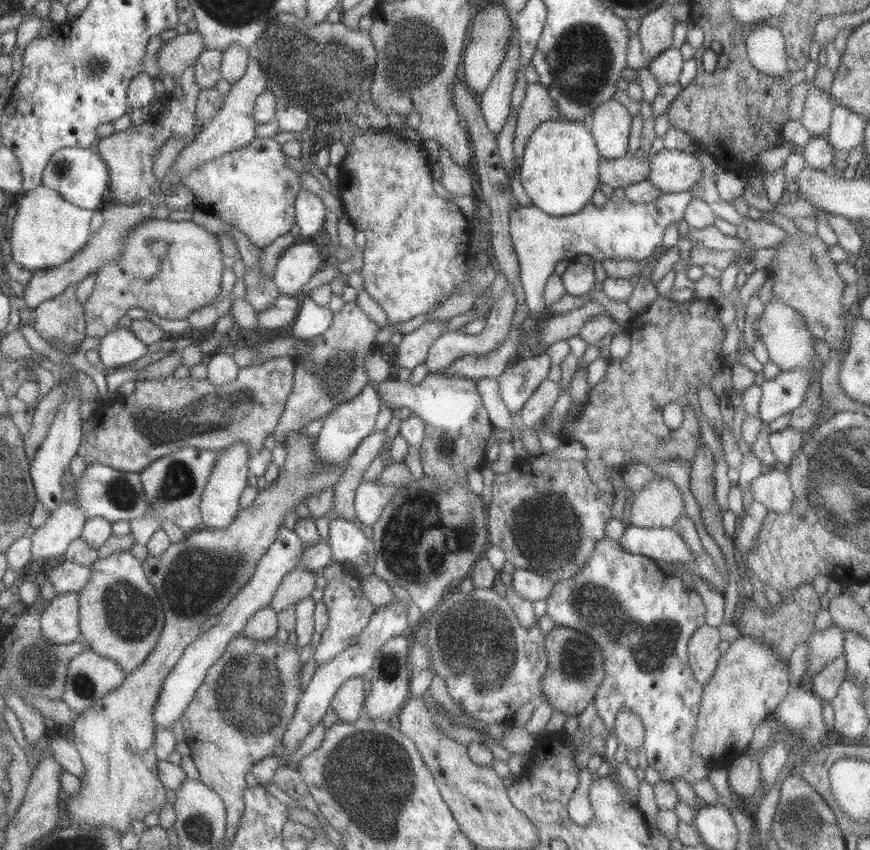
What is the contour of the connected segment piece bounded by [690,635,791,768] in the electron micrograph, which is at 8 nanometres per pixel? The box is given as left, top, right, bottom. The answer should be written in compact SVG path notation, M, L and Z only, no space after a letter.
M741 635L730 643L717 662L708 684L703 685L698 718L692 737L692 754L701 756L710 768L729 766L740 755L746 754L756 727L784 700L788 694L790 671L788 665L767 644Z

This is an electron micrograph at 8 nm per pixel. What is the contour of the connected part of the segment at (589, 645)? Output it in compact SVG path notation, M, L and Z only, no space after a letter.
M558 626L545 634L544 646L547 669L540 683L542 697L550 703L554 711L570 716L579 715L593 702L596 688L604 678L603 656L599 646L583 632Z

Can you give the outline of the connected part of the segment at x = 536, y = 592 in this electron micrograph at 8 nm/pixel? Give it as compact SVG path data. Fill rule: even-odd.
M515 569L510 575L510 585L516 595L532 603L548 599L550 591L555 585L555 583L544 578L541 574L534 574L534 572L524 569Z

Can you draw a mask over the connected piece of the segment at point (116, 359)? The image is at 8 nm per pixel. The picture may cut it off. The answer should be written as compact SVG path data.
M122 326L101 339L98 349L107 372L125 369L149 353L148 345L132 328Z

